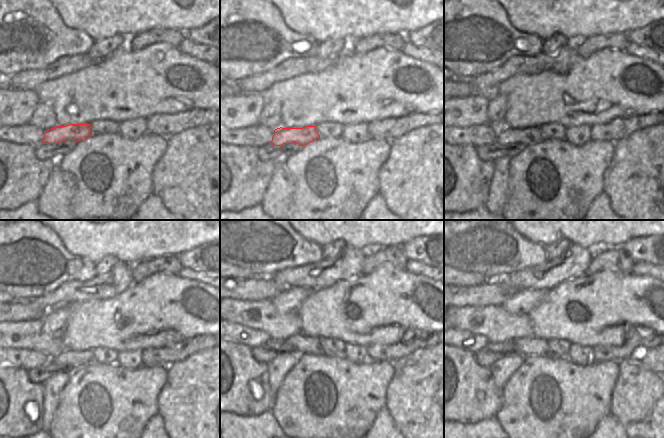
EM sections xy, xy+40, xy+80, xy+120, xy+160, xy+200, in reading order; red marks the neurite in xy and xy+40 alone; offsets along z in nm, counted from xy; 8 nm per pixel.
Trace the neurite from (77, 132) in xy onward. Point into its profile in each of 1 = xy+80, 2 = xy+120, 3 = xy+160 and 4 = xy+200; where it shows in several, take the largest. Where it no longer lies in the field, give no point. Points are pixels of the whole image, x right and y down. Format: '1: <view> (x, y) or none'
1: xy+80 (528, 136)
2: xy+120 (83, 359)
3: xy+160 (298, 344)
4: xy+200 (532, 346)

